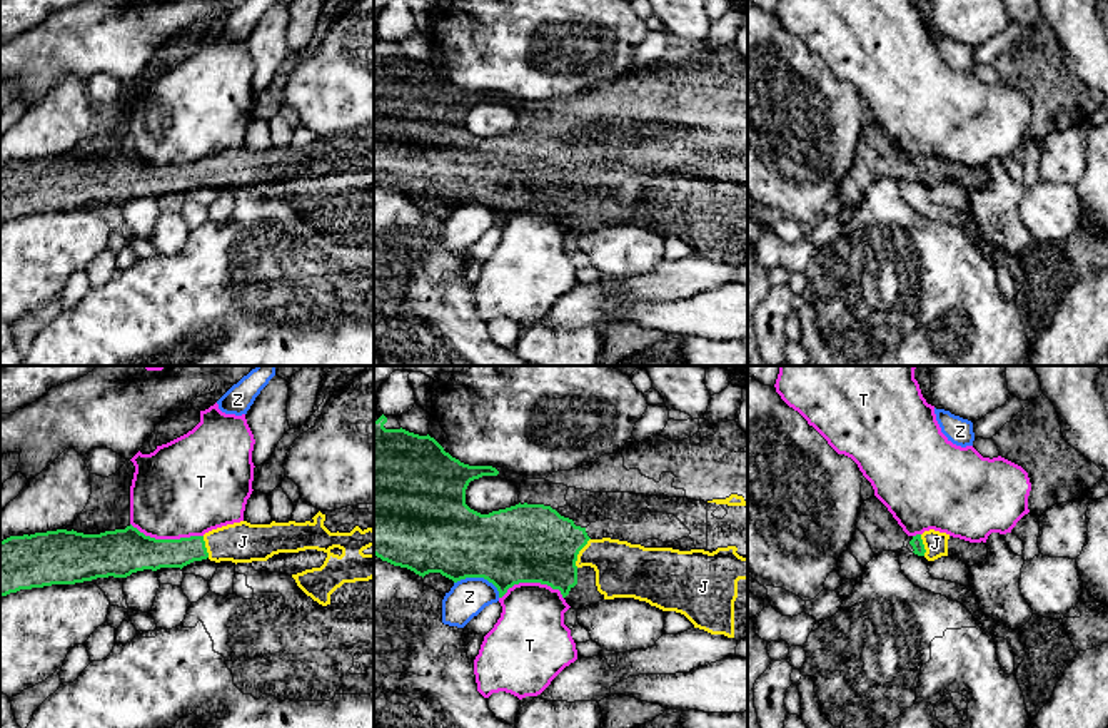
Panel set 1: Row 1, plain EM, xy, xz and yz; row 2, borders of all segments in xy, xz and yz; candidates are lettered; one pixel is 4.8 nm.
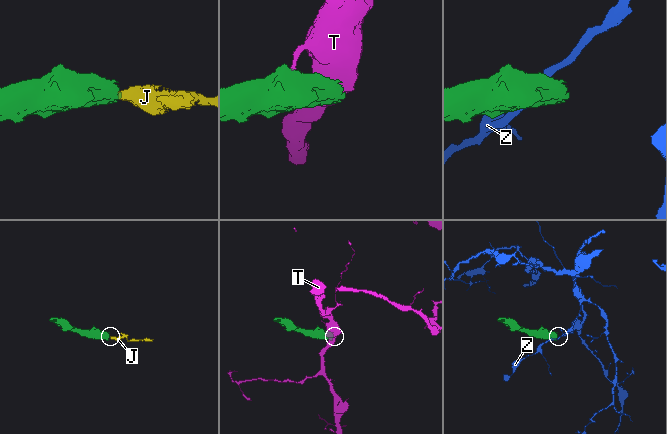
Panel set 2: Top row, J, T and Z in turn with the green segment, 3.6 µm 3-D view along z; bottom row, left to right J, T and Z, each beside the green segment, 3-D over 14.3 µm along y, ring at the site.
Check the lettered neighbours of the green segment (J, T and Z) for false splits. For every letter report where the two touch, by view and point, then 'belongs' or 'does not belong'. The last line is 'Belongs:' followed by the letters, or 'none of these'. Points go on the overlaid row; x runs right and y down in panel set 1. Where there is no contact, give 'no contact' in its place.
J: contact xz (578, 553); belongs
T: contact xy (167, 540); does not belong
Z: contact xz (479, 576); does not belong
Belongs: J

